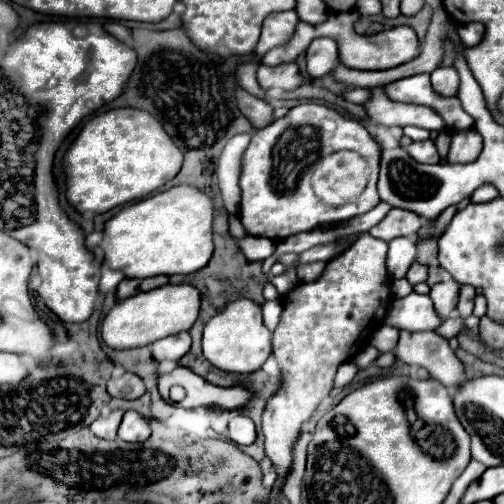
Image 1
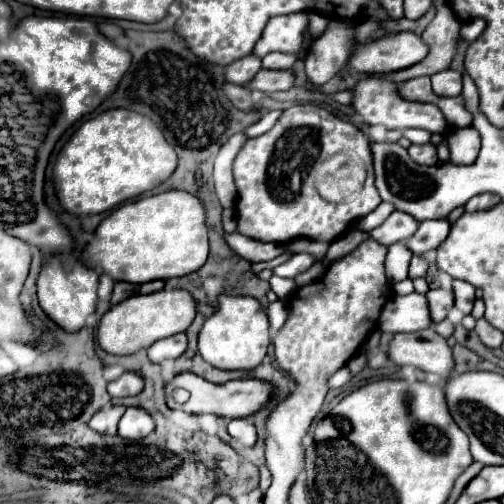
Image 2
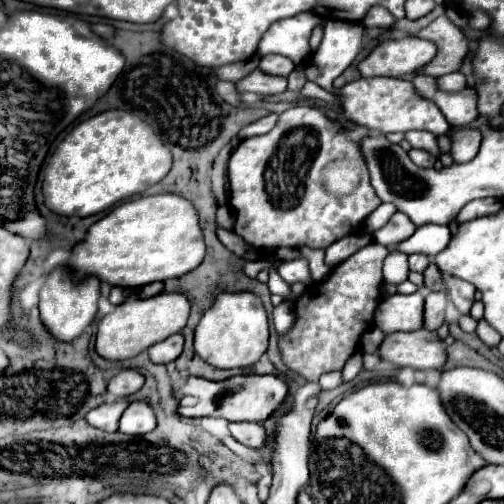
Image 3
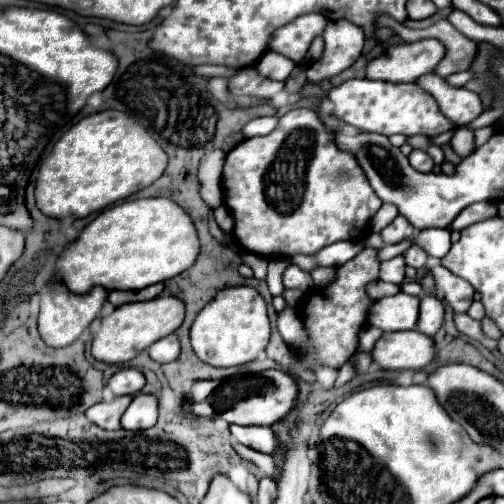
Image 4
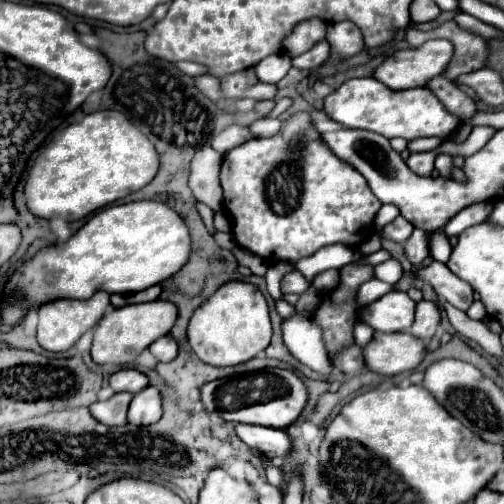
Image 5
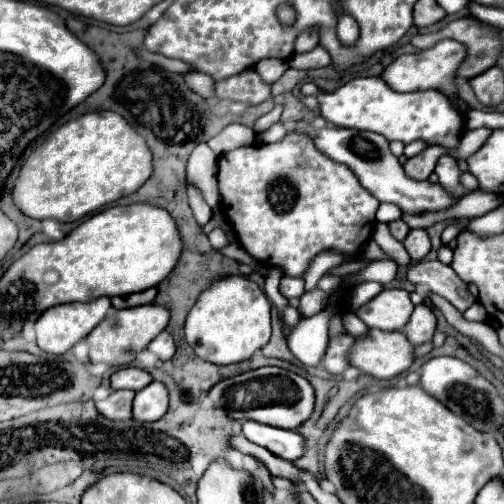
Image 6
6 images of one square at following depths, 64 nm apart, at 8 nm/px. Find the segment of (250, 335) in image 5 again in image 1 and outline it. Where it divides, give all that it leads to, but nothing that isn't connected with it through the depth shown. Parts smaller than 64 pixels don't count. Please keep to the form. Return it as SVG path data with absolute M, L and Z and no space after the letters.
M240 298L226 304L226 308L214 318L210 318L210 322L204 326L202 352L212 366L224 372L236 374L256 372L272 354L272 334L262 322L260 306L248 298Z

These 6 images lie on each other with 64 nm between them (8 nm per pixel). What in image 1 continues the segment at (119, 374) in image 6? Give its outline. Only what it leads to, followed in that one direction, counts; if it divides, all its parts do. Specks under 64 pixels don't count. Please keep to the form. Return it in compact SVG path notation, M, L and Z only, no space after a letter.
M124 372L120 378L110 378L108 380L108 394L114 398L126 398L126 400L136 400L146 392L146 386L140 376L134 372Z

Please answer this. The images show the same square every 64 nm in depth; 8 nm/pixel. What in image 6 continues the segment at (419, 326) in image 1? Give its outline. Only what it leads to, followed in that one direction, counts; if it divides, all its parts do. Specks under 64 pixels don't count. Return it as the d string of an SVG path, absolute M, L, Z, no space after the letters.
M386 288L374 300L356 310L356 316L378 330L402 330L408 324L408 316L412 316L414 304L406 290Z

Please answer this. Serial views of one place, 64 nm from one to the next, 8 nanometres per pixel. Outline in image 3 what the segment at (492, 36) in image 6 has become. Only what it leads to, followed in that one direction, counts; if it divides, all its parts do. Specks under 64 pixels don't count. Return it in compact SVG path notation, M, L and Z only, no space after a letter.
M446 14L438 16L432 24L428 24L418 34L420 38L432 40L438 48L438 54L434 56L434 60L428 62L426 68L420 70L418 74L428 74L436 78L448 72L456 72L460 68L460 62L468 52L468 38L452 20L448 20Z

